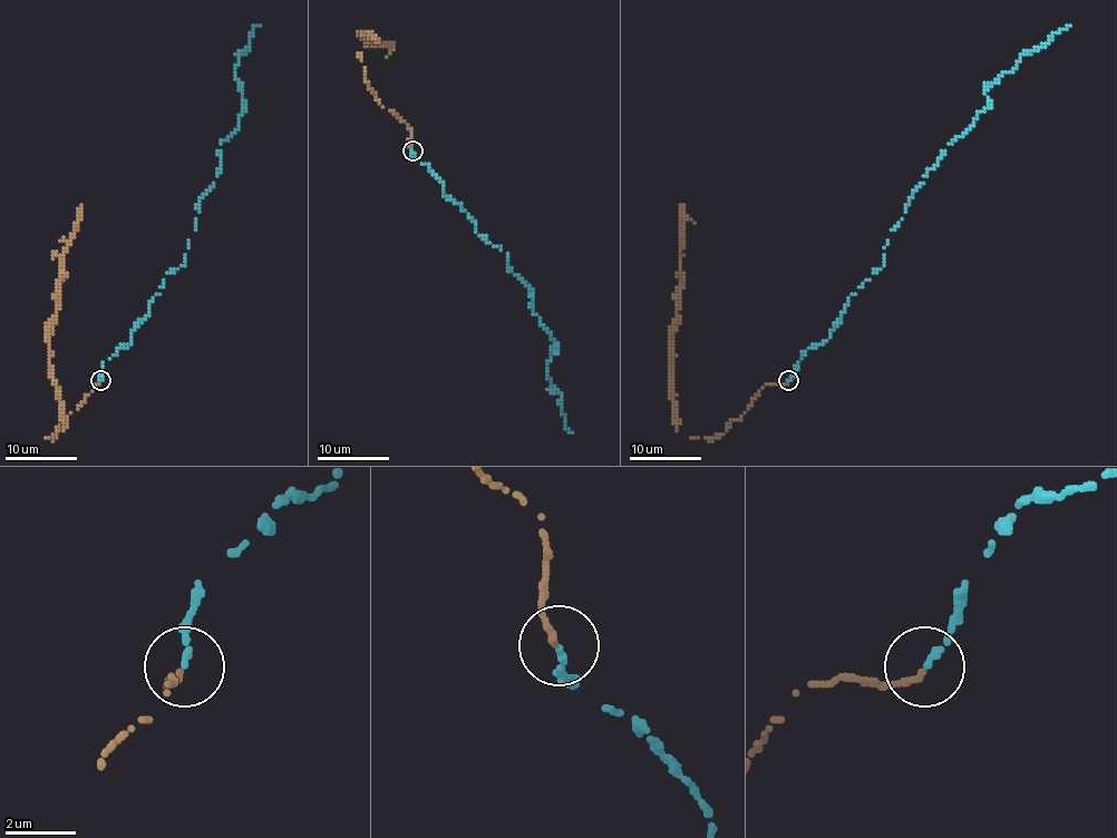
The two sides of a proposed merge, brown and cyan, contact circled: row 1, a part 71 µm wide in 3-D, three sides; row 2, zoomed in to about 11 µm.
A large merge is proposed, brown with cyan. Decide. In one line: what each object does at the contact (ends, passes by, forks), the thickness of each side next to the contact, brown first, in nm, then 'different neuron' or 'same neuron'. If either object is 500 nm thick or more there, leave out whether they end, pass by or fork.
brown ends | cyan ends | 200/190 nm | same neuron

